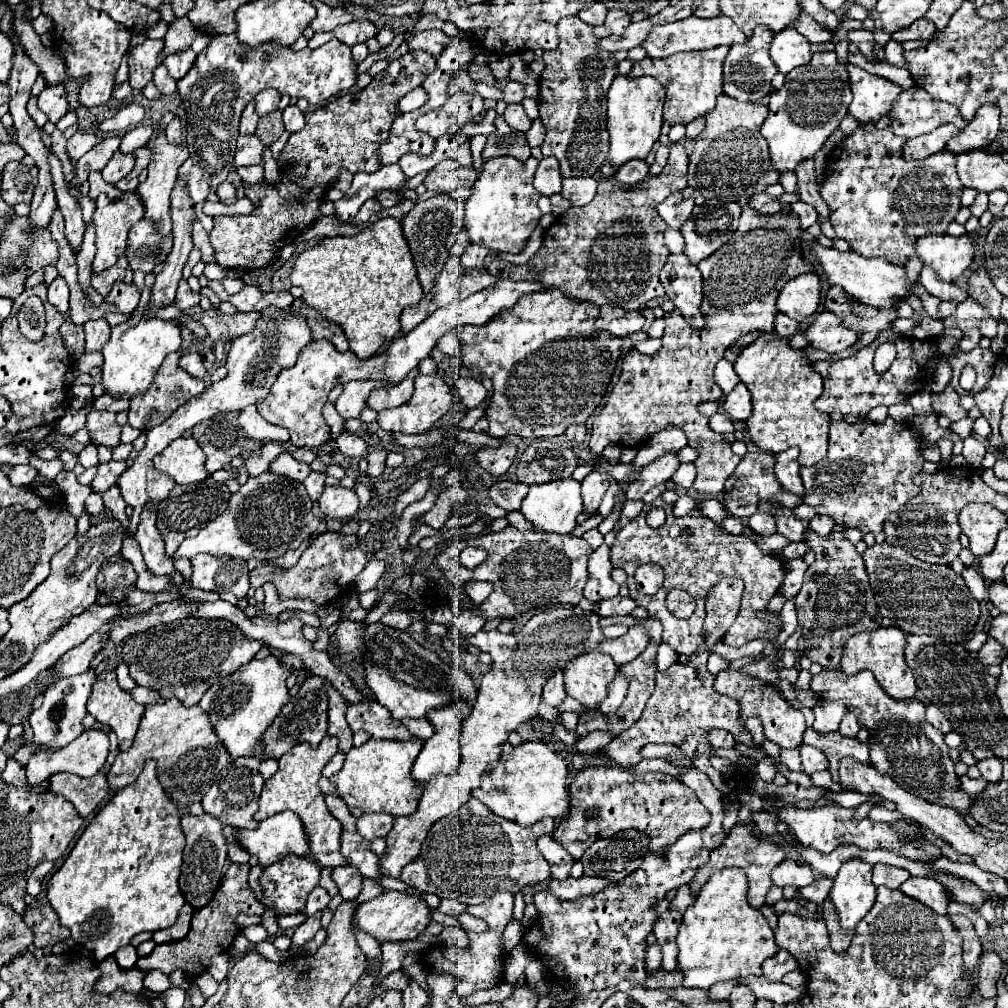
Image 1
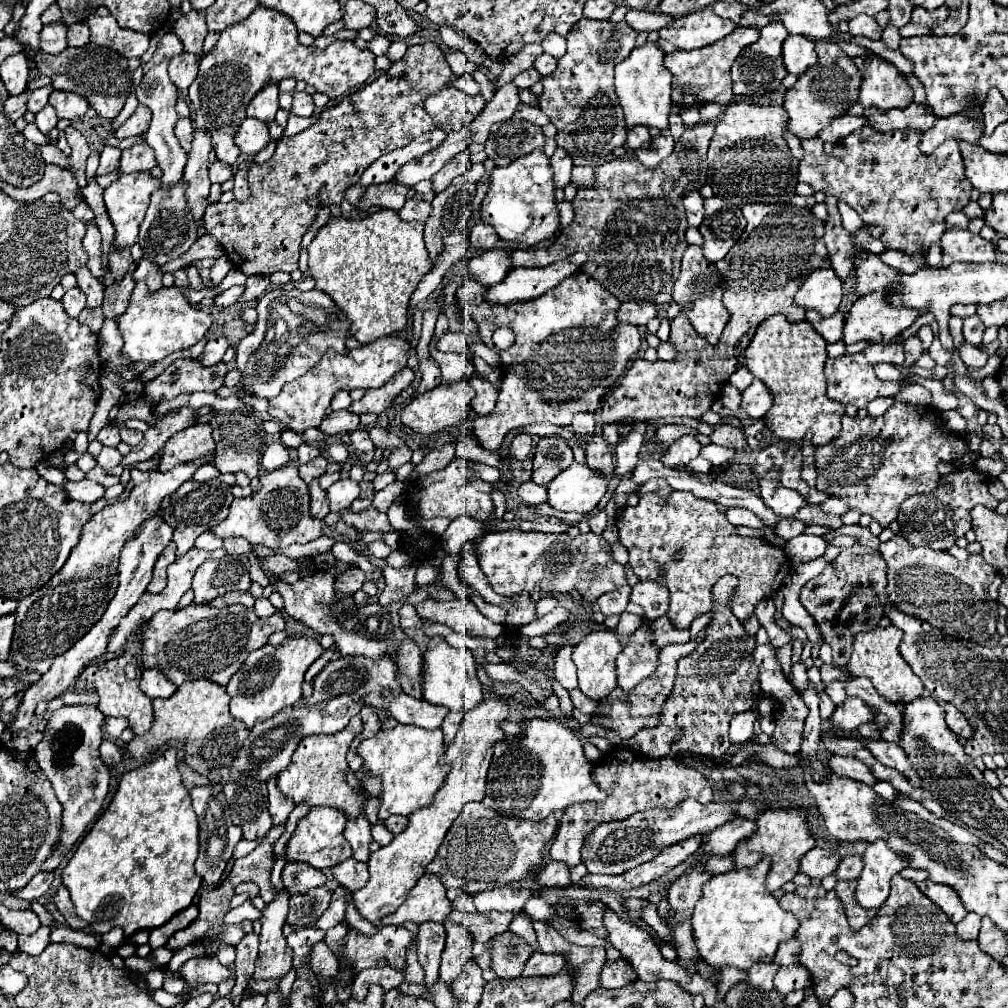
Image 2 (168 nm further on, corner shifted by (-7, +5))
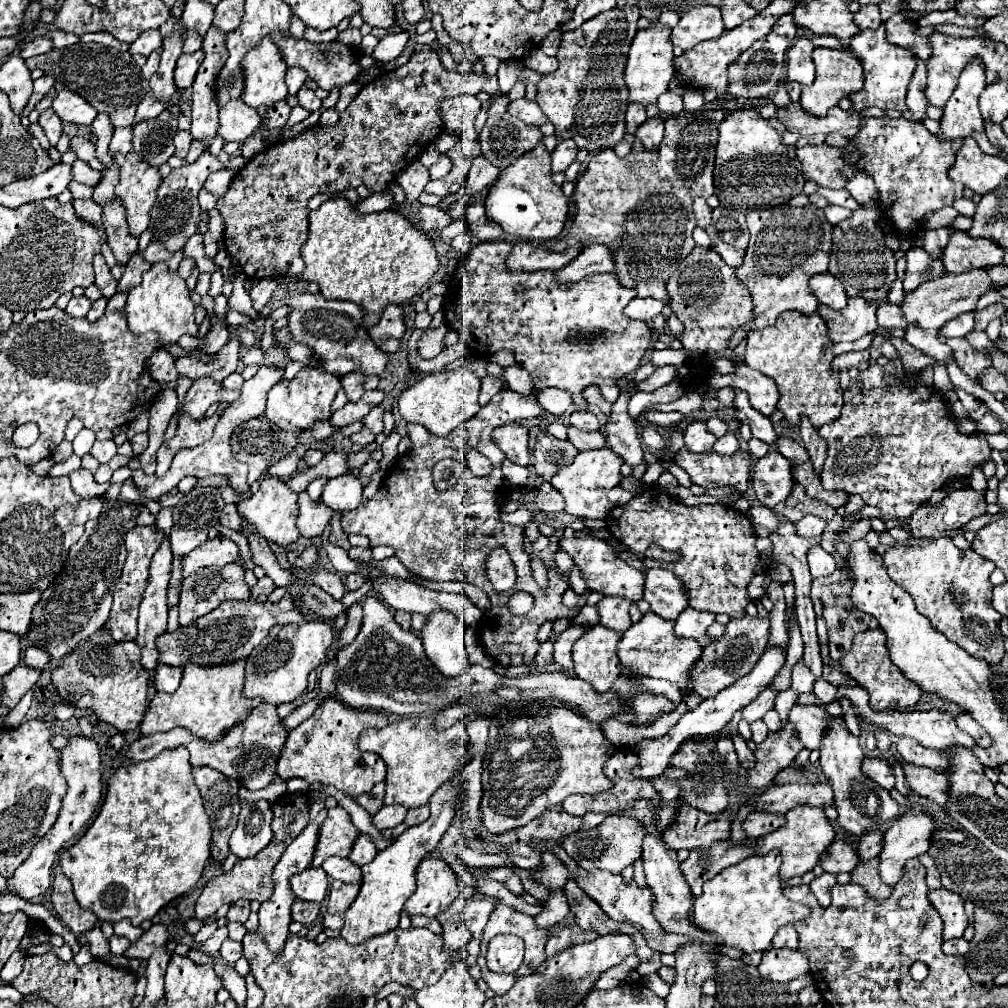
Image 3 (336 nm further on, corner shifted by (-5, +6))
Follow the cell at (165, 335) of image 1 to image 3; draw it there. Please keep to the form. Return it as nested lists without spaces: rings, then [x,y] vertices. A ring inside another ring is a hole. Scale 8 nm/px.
[[[162,261],[154,263],[152,269],[148,269],[142,275],[142,283],[128,293],[126,313],[128,313],[128,327],[132,333],[140,335],[144,331],[158,331],[160,345],[176,343],[184,333],[190,333],[192,337],[196,337],[198,333],[198,325],[194,321],[194,303],[190,299],[186,281],[176,271],[170,271],[168,263]]]

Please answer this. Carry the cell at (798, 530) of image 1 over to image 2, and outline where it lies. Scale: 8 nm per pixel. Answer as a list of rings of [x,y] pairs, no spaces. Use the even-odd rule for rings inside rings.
[[[770,470],[766,478],[760,478],[760,498],[774,514],[788,518],[794,518],[796,512],[806,506],[806,500],[796,490],[784,488],[778,482],[778,470]]]

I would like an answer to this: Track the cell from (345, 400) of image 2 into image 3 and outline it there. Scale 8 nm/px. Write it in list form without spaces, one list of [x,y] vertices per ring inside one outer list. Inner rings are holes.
[[[350,373],[350,375],[346,375],[344,379],[342,379],[342,387],[346,389],[346,395],[348,395],[348,399],[352,399],[352,401],[358,401],[362,395],[364,395],[364,375],[360,375],[360,373]]]

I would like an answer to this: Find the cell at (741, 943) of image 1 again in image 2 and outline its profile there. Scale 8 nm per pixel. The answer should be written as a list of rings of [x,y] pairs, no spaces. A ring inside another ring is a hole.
[[[764,858],[754,868],[718,874],[702,886],[702,898],[694,908],[690,924],[698,954],[712,968],[748,970],[754,962],[772,962],[778,946],[794,936],[798,920],[786,914],[764,888],[768,870],[770,860]]]

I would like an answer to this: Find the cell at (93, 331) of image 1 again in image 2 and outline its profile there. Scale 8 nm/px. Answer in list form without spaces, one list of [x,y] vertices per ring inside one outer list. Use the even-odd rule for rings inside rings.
[[[130,274],[124,276],[122,282],[114,282],[112,286],[106,288],[106,296],[104,296],[104,318],[120,318],[128,306],[130,294],[134,290],[134,280],[130,278]]]

